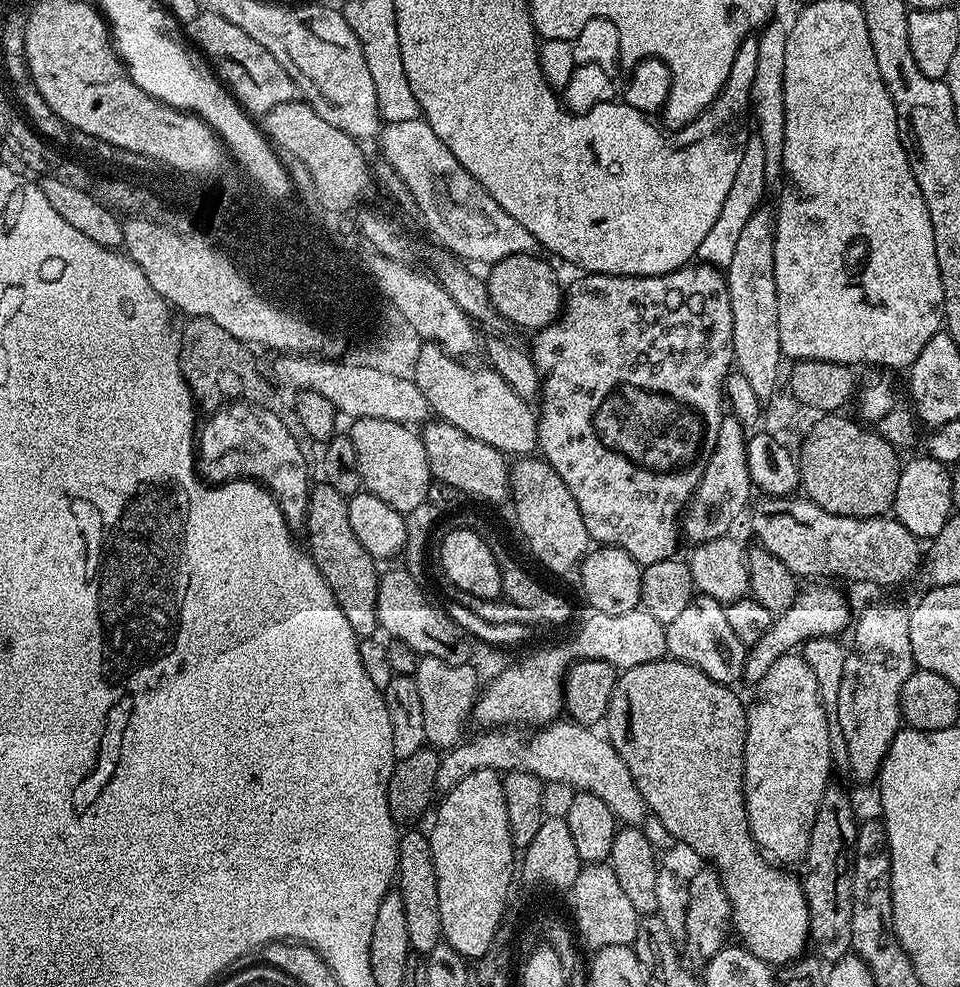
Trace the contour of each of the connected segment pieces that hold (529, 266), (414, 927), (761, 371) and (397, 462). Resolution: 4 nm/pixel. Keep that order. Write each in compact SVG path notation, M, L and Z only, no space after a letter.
M530 252L514 254L510 258L502 258L502 262L487 269L488 297L494 310L498 310L498 314L502 314L509 325L539 330L547 324L553 324L562 311L562 284L560 288L555 270L538 257Z
M422 831L408 832L399 837L396 845L396 875L402 906L406 910L406 930L410 933L410 946L416 954L426 954L442 942L442 914L438 914L438 878L434 874L434 858L430 842Z
M758 208L748 220L738 239L734 257L726 267L731 316L734 318L733 361L736 370L749 381L762 402L768 402L774 394L780 360L784 356L778 338L777 282L774 281L775 215L766 208Z
M382 418L353 419L351 424L350 439L363 487L399 512L408 513L416 506L422 506L428 499L428 486L433 479L420 432L407 424Z

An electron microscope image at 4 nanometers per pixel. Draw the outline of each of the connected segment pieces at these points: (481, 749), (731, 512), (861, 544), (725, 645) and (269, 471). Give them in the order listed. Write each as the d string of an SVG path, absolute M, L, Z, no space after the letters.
M575 722L560 723L541 727L533 731L536 732L533 736L527 736L524 730L484 730L473 740L465 739L440 756L435 791L449 792L466 774L483 768L494 768L501 774L533 772L540 780L566 783L576 792L589 792L594 798L602 798L621 825L643 825L646 817L644 799L638 794L634 778L630 778L630 770L614 746L591 727Z
M733 414L725 415L724 421L718 426L718 442L714 442L714 450L706 462L706 470L682 513L682 536L685 541L692 540L691 543L697 545L729 535L733 531L732 527L743 514L748 499L754 496L746 462L747 449L746 427Z
M800 494L761 501L752 516L755 543L774 554L798 578L820 575L861 580L864 584L900 584L911 576L913 579L920 571L921 541L895 518L830 514Z
M693 595L692 601L674 618L674 622L666 625L664 633L666 634L666 646L668 647L667 655L673 660L681 660L684 664L694 666L706 674L706 678L714 678L714 682L719 684L735 685L735 680L739 681L744 674L744 658L746 655L746 645L738 642L734 630L726 622L724 613L725 605L719 604L714 598Z
M228 402L215 409L208 421L203 421L198 432L198 447L194 452L194 460L198 465L201 477L213 476L223 482L255 482L271 494L276 505L282 510L284 520L293 530L304 528L304 519L308 513L308 460L296 441L296 436L284 425L284 420L276 412L271 412L268 406L250 404L247 402Z

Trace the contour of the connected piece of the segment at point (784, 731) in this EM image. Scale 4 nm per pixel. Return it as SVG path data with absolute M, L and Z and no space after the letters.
M803 655L779 656L755 685L756 701L747 709L748 733L744 739L744 805L748 815L748 828L761 852L784 866L799 865L808 852L810 830L822 794L830 786L828 775L834 772L830 750L830 718L818 694L814 670Z

